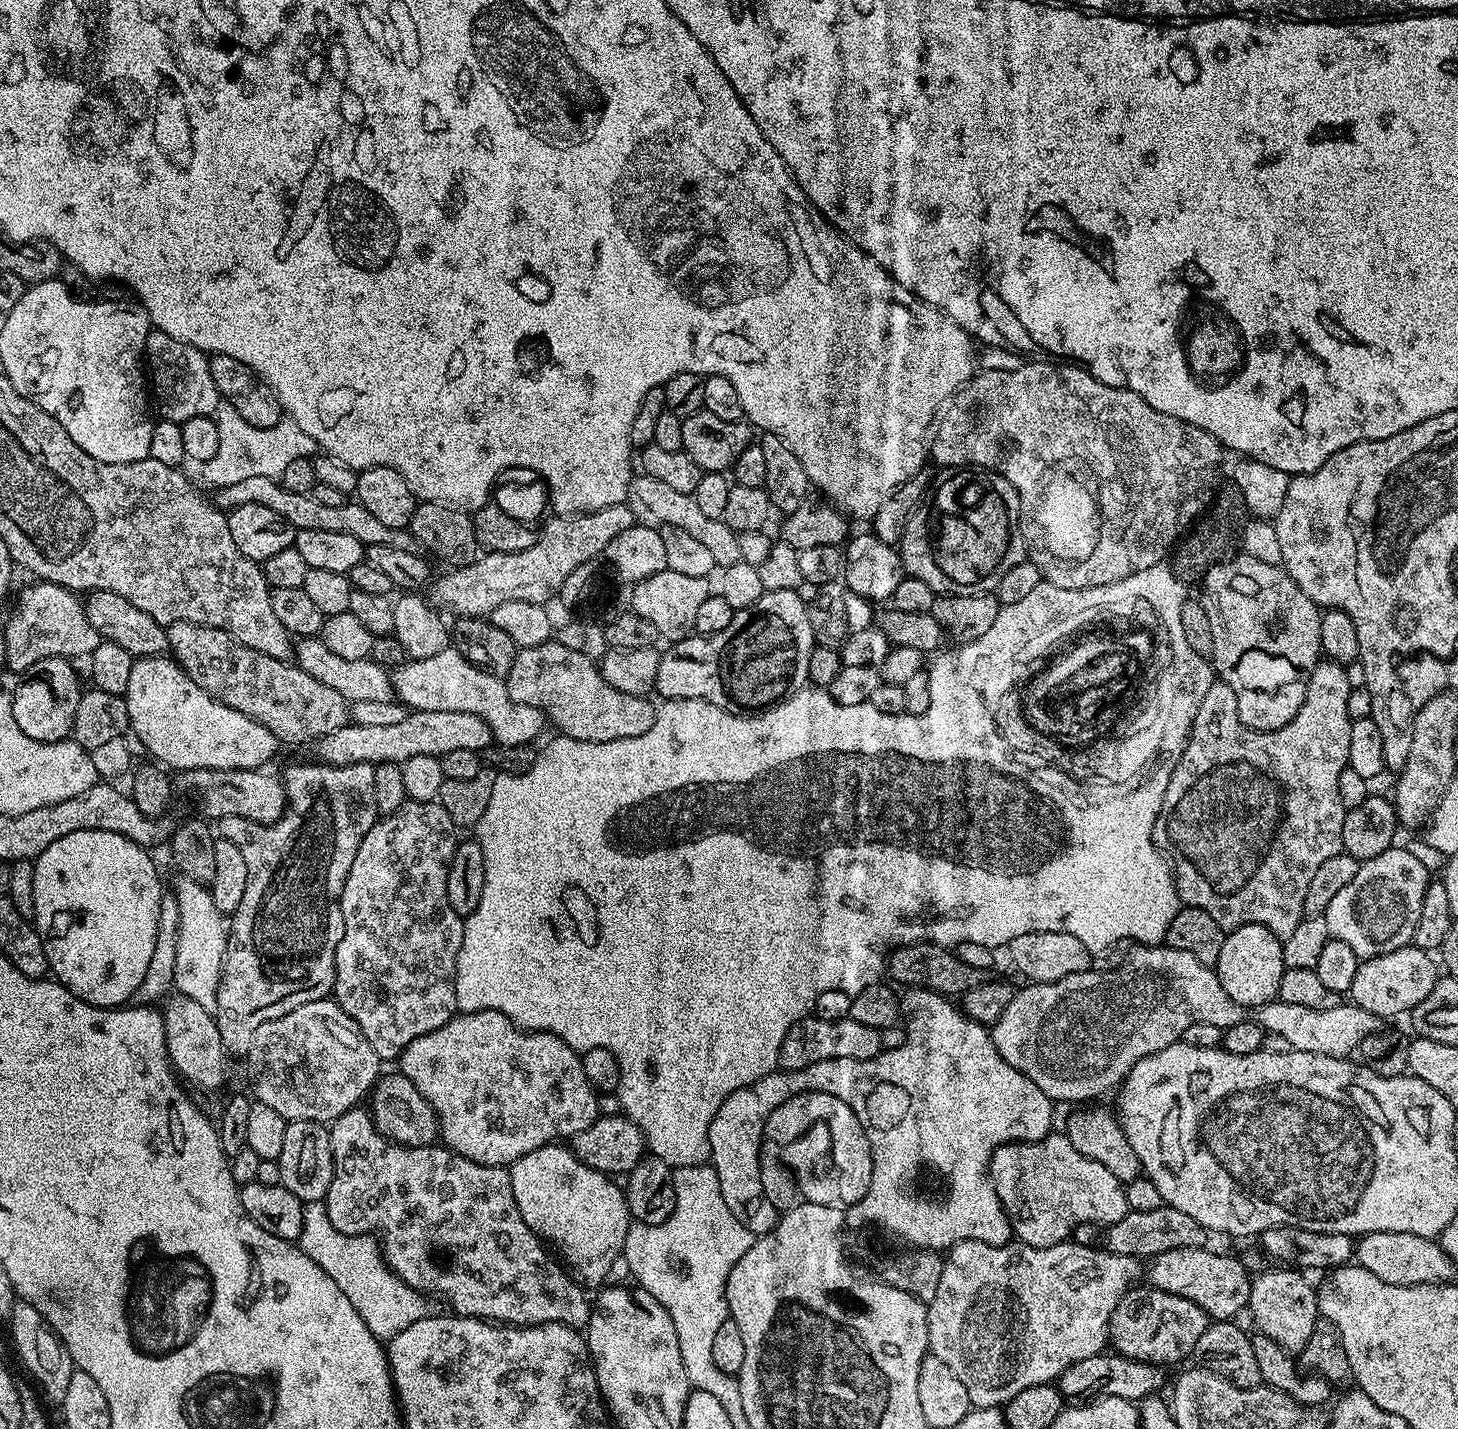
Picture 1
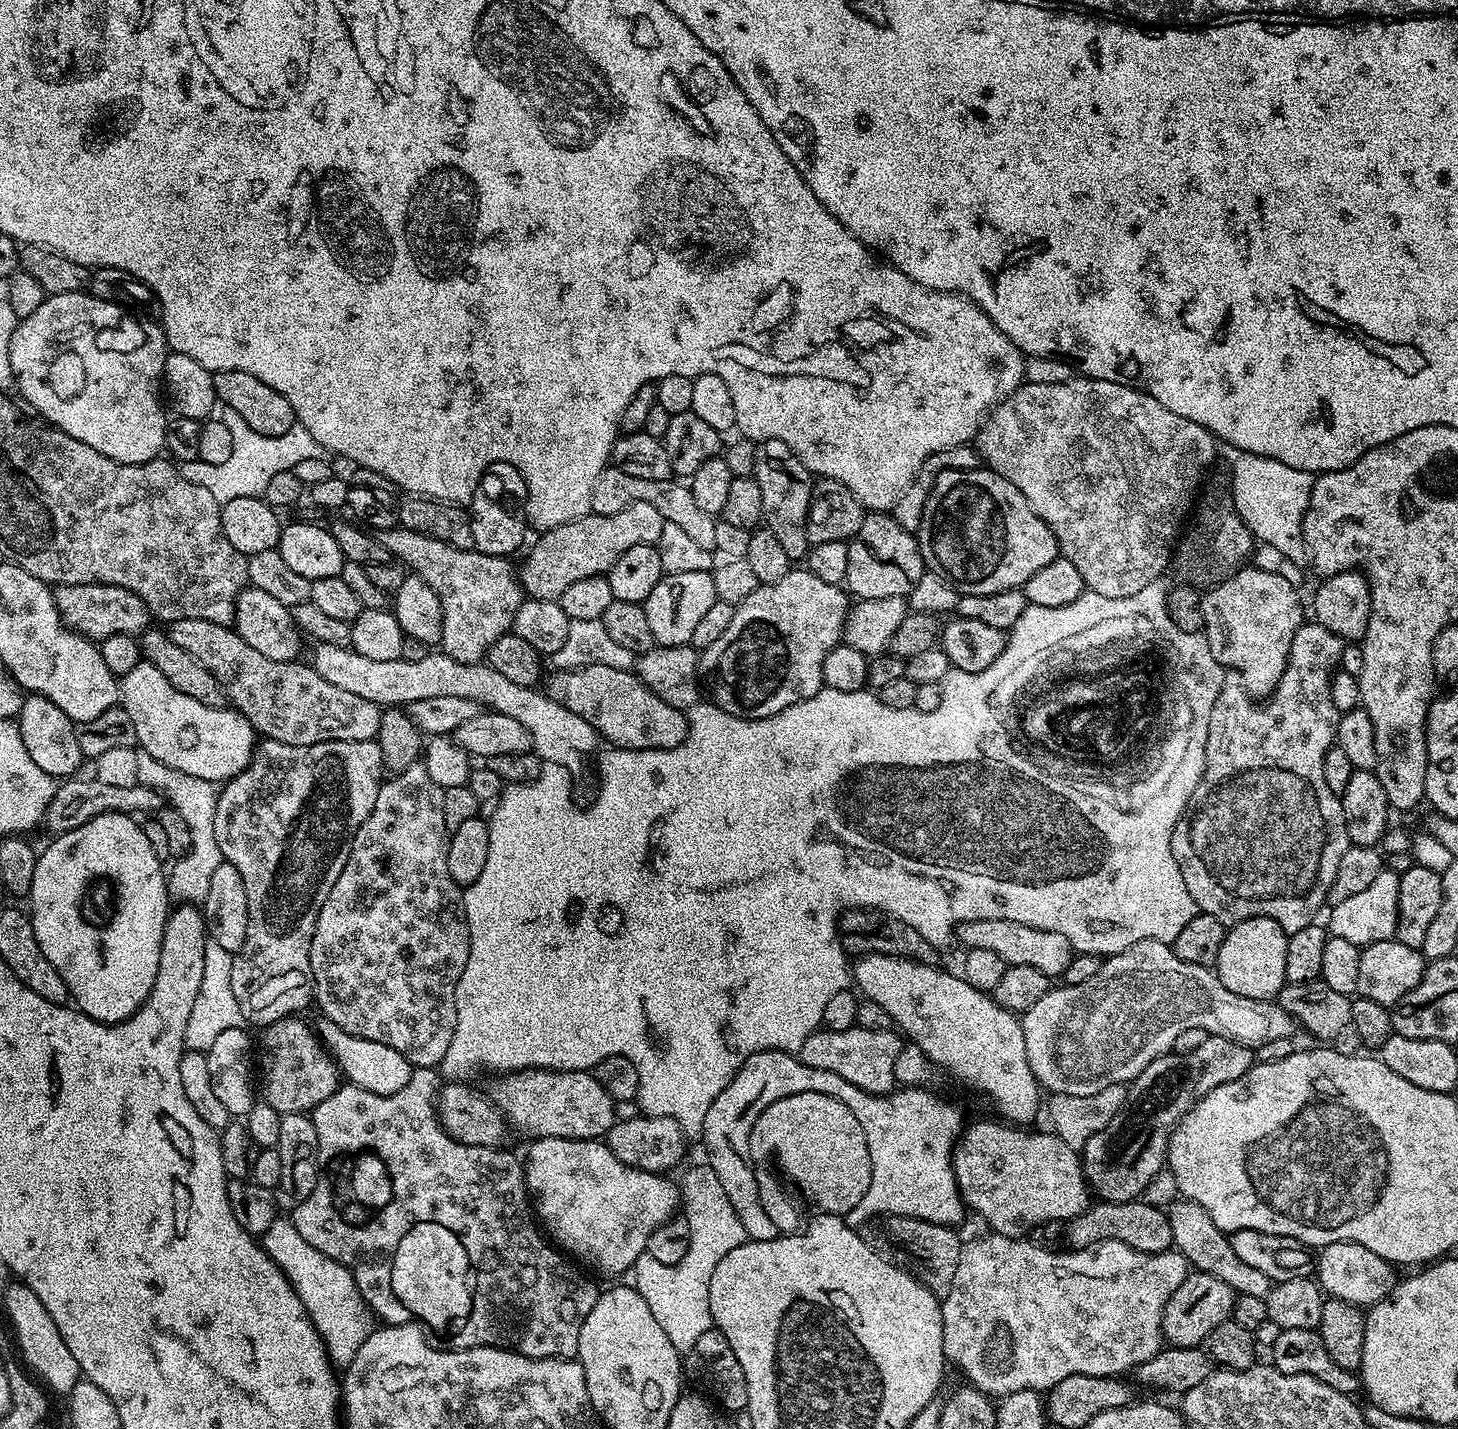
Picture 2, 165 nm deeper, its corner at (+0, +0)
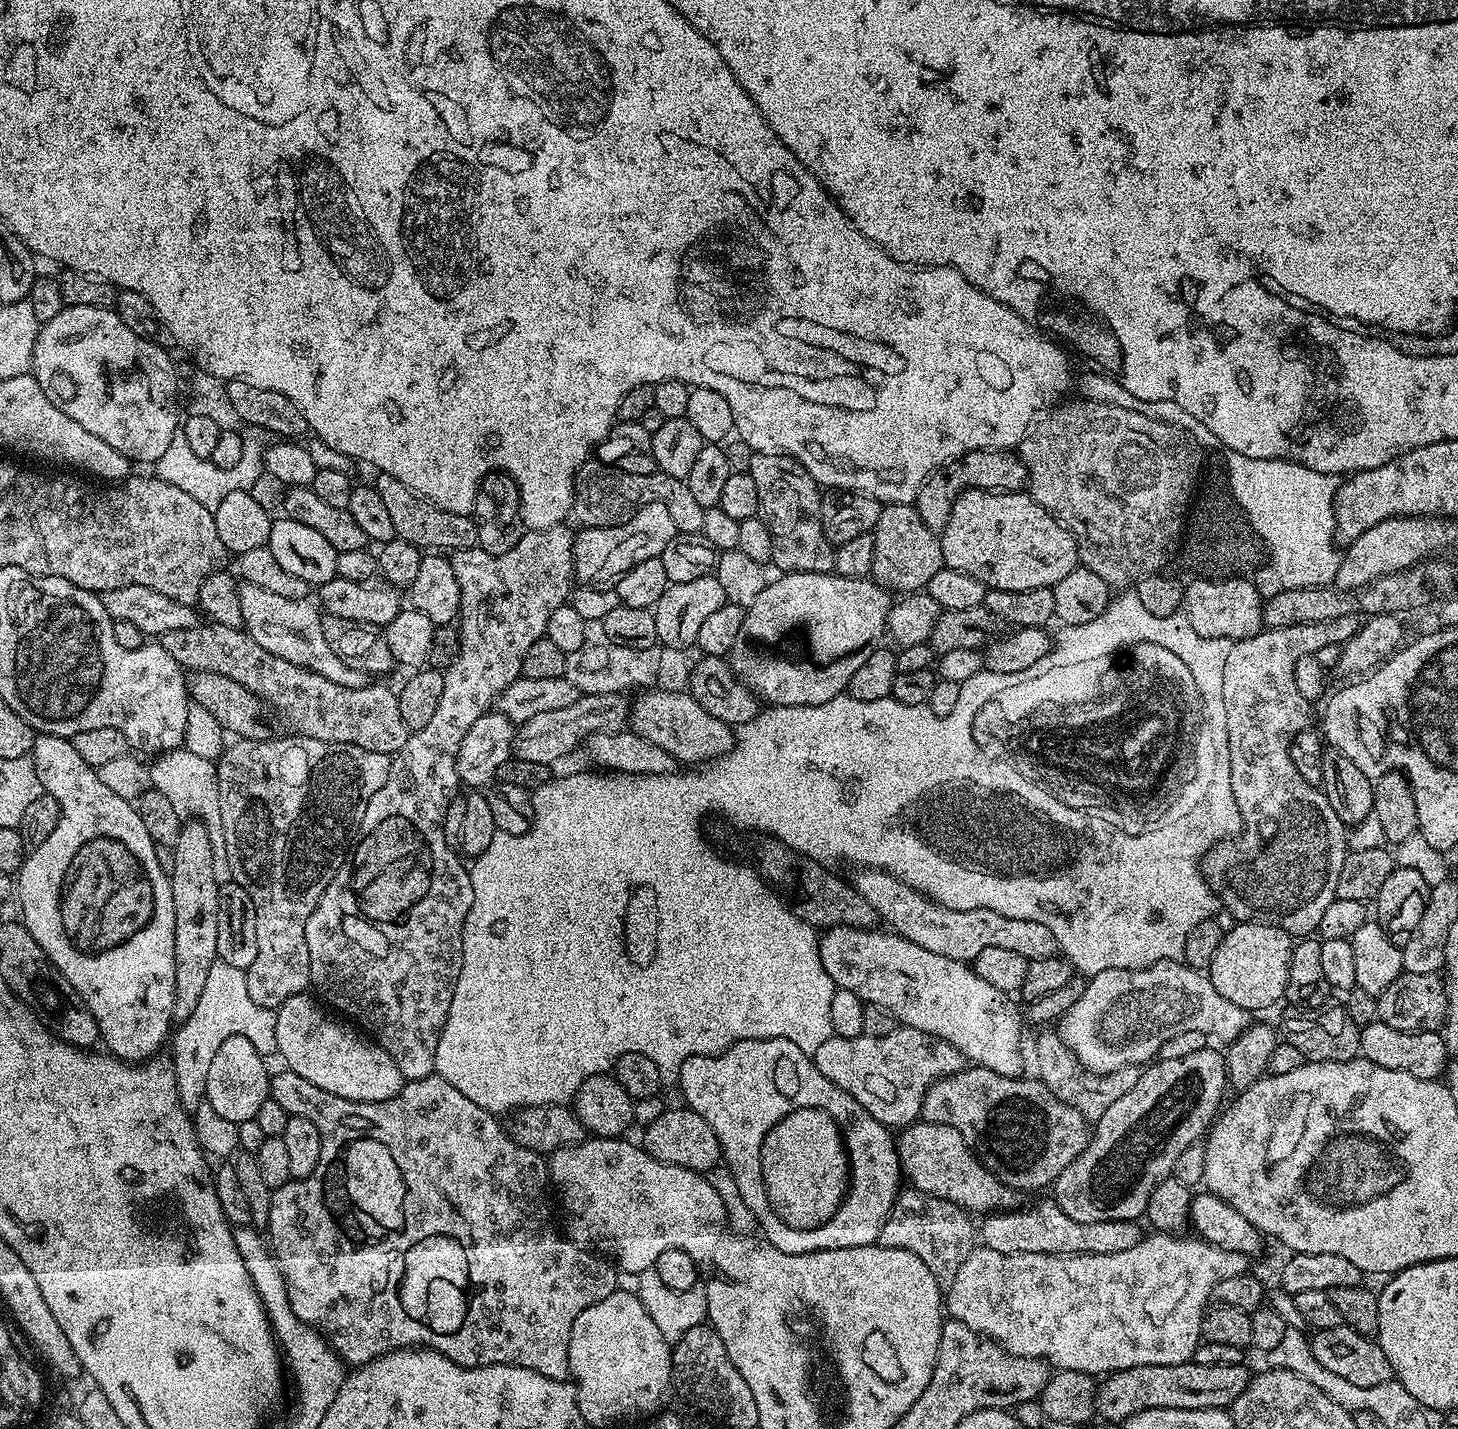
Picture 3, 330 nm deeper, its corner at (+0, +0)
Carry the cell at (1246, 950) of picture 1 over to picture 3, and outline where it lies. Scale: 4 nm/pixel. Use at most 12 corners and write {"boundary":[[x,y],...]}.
{"boundary":[[1236,922],[1206,975],[1249,1014],[1281,1003],[1293,937]]}

